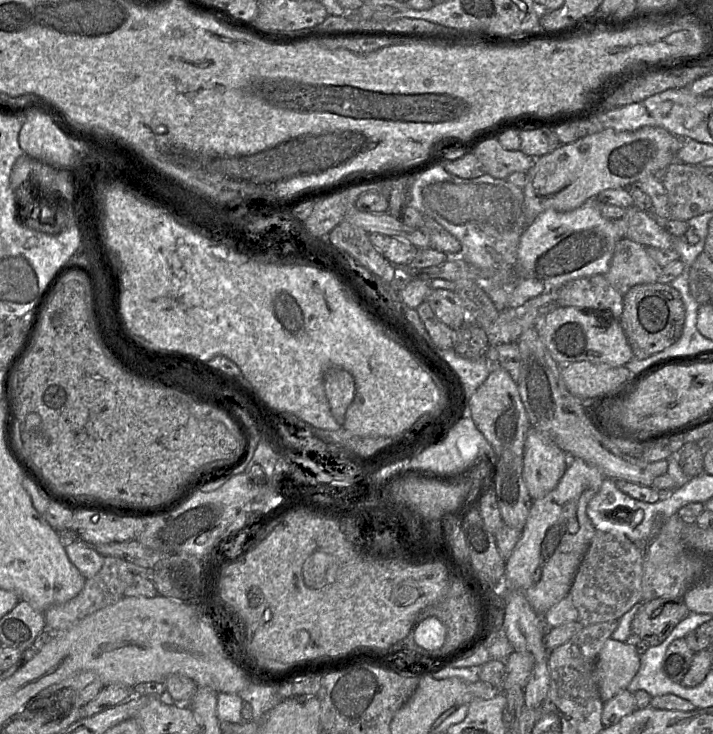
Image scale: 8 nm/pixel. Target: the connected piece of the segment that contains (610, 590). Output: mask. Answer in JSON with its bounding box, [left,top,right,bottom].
[567,530,643,627]

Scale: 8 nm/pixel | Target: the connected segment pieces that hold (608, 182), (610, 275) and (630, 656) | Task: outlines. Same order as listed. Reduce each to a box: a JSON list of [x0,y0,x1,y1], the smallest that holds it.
[[523,126,683,226],[604,237,662,296],[595,638,640,703]]

